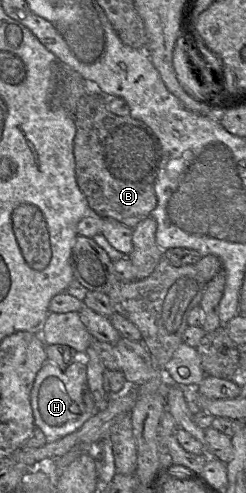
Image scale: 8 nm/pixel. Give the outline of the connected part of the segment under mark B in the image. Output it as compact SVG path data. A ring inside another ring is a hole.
M85 93L74 113L76 133L73 141L76 182L85 195L89 207L102 218L115 219L134 228L151 215L157 205L155 181L162 158L162 149L153 131L130 115L118 116L107 108L107 97L101 93Z

